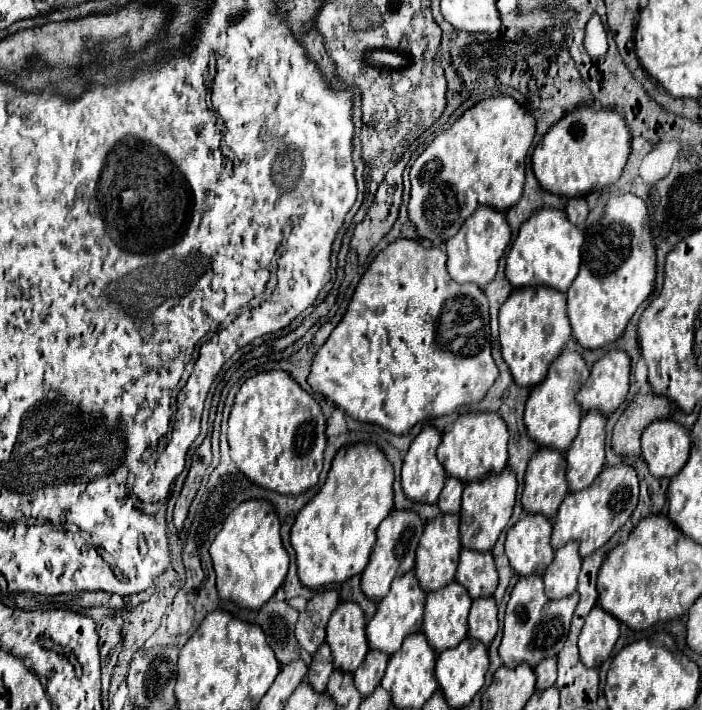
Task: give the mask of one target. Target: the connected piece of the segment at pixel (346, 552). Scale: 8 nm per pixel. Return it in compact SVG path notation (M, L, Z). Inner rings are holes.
M357 443L357 445L349 445L349 447L343 447L343 449L337 451L337 455L335 455L335 459L333 459L333 465L331 465L331 471L329 471L329 475L327 475L325 485L323 485L321 491L297 513L295 523L293 523L293 527L291 527L291 545L293 545L295 555L297 555L297 575L299 575L299 581L301 581L303 587L315 589L315 587L323 587L323 585L329 585L329 583L343 583L343 581L347 581L347 579L359 575L359 573L365 569L365 565L367 565L367 561L369 561L369 555L371 555L371 549L373 549L373 545L375 545L375 541L377 541L375 531L377 531L379 523L393 511L393 479L395 479L393 467L391 467L391 463L387 461L387 457L383 455L383 451L377 449L377 445L373 445L373 443Z

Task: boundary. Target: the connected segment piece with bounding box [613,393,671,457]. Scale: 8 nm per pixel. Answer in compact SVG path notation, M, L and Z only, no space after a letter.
M653 393L635 395L613 429L613 451L617 455L639 457L639 437L643 429L657 419L667 419L669 411L671 403L667 397Z

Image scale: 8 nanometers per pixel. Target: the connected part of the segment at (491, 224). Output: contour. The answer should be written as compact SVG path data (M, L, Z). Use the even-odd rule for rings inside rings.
M479 207L461 227L461 231L447 241L447 267L449 275L457 283L475 283L477 287L485 287L493 281L497 273L499 259L503 257L507 245L511 243L511 227L501 211L493 211L493 207Z

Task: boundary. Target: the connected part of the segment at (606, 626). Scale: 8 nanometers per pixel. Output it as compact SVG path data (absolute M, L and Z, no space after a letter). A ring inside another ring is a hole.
M593 607L579 635L579 657L585 667L599 667L619 639L619 621L601 607Z

